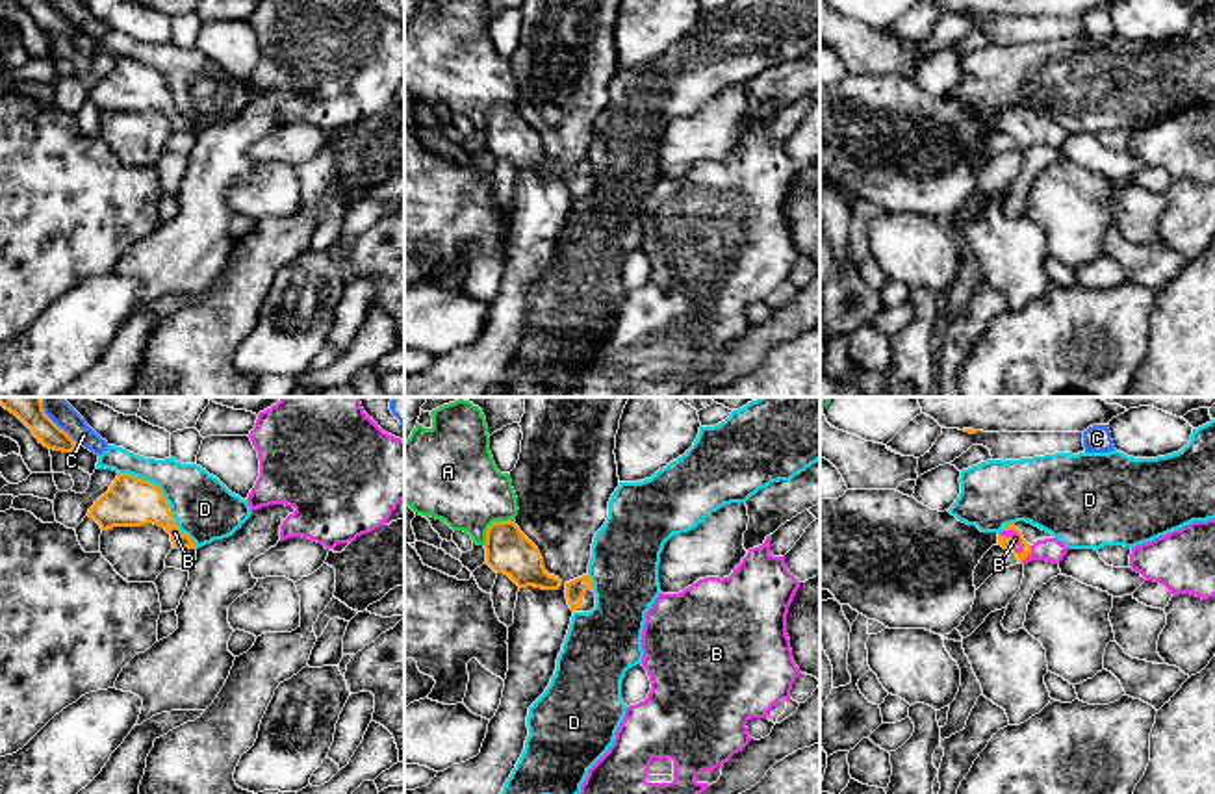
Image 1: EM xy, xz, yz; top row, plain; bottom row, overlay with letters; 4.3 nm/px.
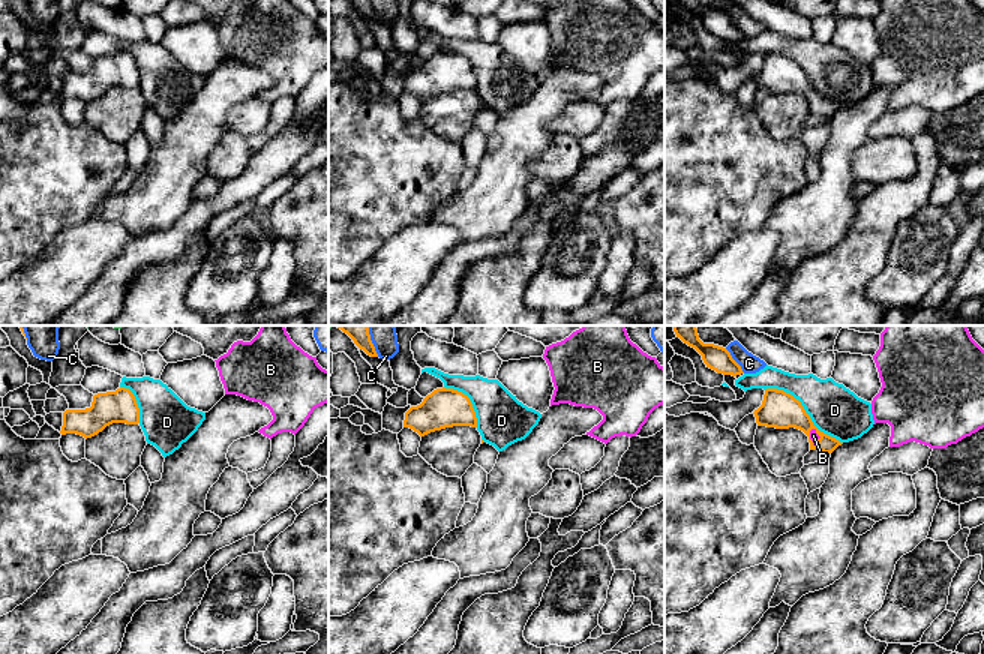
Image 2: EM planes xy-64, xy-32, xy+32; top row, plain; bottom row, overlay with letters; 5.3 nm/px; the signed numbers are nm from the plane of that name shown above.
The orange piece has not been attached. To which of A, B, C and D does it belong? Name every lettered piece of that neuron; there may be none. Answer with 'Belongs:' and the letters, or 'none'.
Belongs: B

